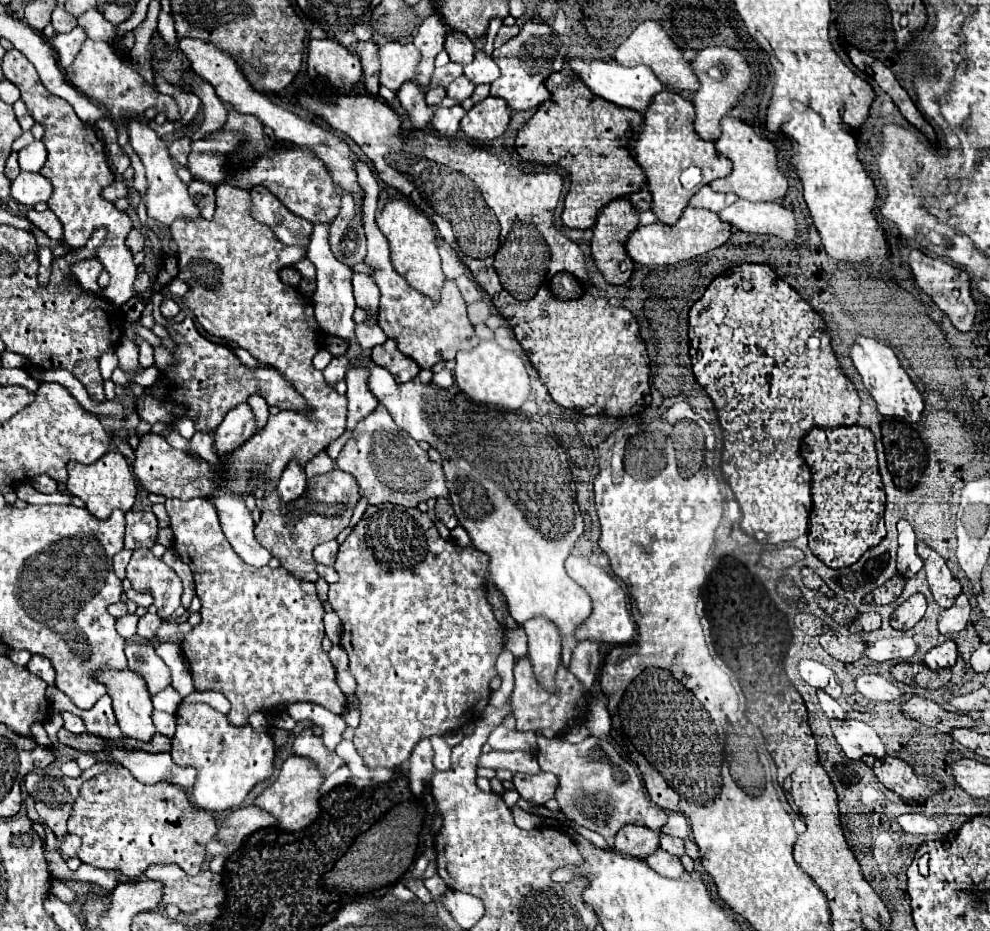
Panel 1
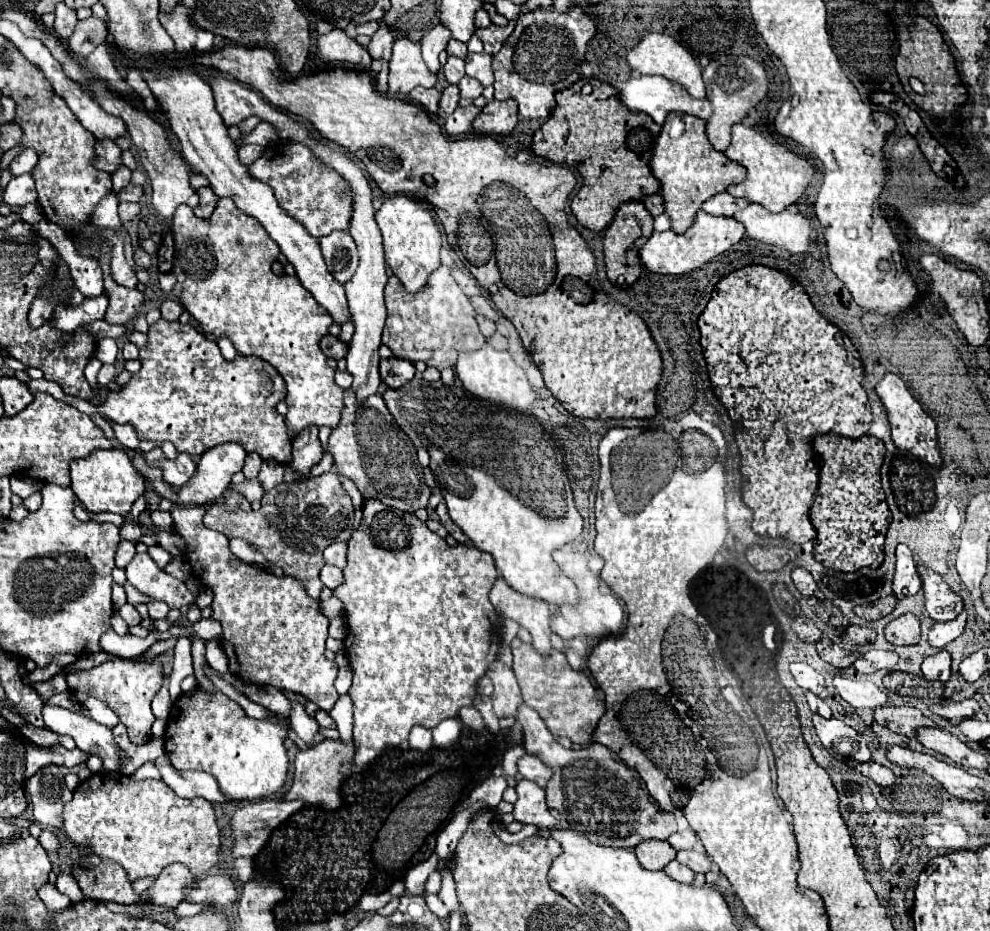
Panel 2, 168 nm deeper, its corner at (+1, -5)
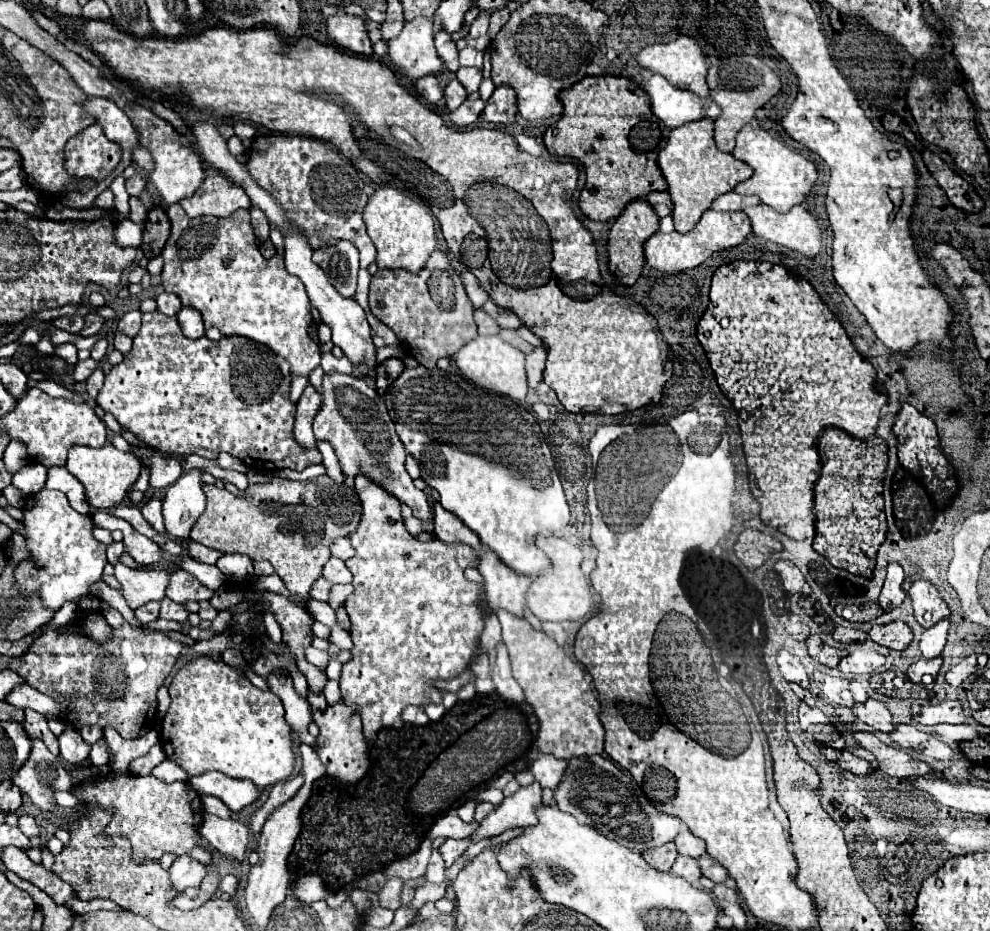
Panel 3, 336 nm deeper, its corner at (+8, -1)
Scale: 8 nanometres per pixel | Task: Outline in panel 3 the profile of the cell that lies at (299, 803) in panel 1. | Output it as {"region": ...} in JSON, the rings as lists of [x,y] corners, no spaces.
{"region":[[[344,700],[336,702],[334,706],[328,704],[328,708],[324,712],[316,710],[316,708],[312,708],[310,712],[312,712],[314,722],[320,728],[316,752],[318,752],[320,760],[328,766],[328,776],[338,778],[344,784],[360,780],[370,766],[370,758],[368,758],[368,740],[364,738],[362,718],[358,718],[358,712]]]}

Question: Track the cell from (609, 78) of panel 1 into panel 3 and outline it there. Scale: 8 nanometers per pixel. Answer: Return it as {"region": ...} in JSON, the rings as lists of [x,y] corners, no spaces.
{"region":[[[654,74],[642,86],[650,96],[652,112],[668,128],[684,126],[686,122],[696,122],[702,118],[718,118],[718,114],[722,114],[720,106],[712,98],[700,98],[690,90],[676,88],[664,76]]]}

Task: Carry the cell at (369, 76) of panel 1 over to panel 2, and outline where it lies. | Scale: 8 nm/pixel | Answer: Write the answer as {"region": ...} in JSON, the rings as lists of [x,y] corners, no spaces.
{"region":[[[381,26],[381,28],[371,36],[371,42],[369,42],[369,46],[367,46],[367,52],[371,54],[373,60],[379,60],[379,62],[385,60],[385,62],[389,62],[393,42],[395,42],[395,38],[393,38],[391,30],[385,28],[385,26]]]}

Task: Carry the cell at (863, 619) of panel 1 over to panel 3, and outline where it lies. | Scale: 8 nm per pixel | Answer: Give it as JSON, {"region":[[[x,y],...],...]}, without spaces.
{"region":[[[836,628],[834,630],[834,640],[842,642],[842,644],[852,644],[852,642],[864,642],[866,634],[860,630],[852,630],[852,628]]]}

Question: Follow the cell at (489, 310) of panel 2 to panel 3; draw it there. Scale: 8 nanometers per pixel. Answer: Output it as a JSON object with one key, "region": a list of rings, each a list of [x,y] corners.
{"region":[[[488,300],[488,302],[484,304],[484,310],[486,310],[486,312],[490,312],[502,328],[514,328],[514,330],[516,330],[516,328],[520,328],[520,326],[522,326],[520,318],[518,318],[512,310],[506,310],[506,308],[498,306],[494,300]]]}

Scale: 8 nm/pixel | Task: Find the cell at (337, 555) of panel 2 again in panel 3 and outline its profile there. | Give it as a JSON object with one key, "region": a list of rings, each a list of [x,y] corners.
{"region":[[[338,538],[338,540],[334,540],[332,546],[330,546],[330,550],[332,550],[332,556],[338,556],[342,560],[348,560],[348,558],[354,556],[354,548],[350,544],[350,538]]]}

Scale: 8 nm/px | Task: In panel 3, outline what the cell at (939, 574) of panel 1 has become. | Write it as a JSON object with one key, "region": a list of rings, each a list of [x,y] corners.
{"region":[[[918,574],[914,576],[912,580],[912,586],[908,590],[908,596],[912,600],[912,608],[914,608],[914,616],[916,620],[924,626],[924,628],[930,628],[934,626],[938,620],[942,618],[948,618],[950,616],[950,610],[946,606],[946,602],[940,598],[938,590],[922,580]]]}

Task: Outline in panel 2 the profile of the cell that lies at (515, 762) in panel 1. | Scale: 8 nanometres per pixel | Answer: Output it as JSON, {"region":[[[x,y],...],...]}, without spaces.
{"region":[[[523,756],[517,760],[517,770],[519,770],[519,776],[525,778],[525,780],[531,780],[535,784],[539,784],[541,788],[545,786],[545,782],[551,778],[551,770],[535,756]]]}

